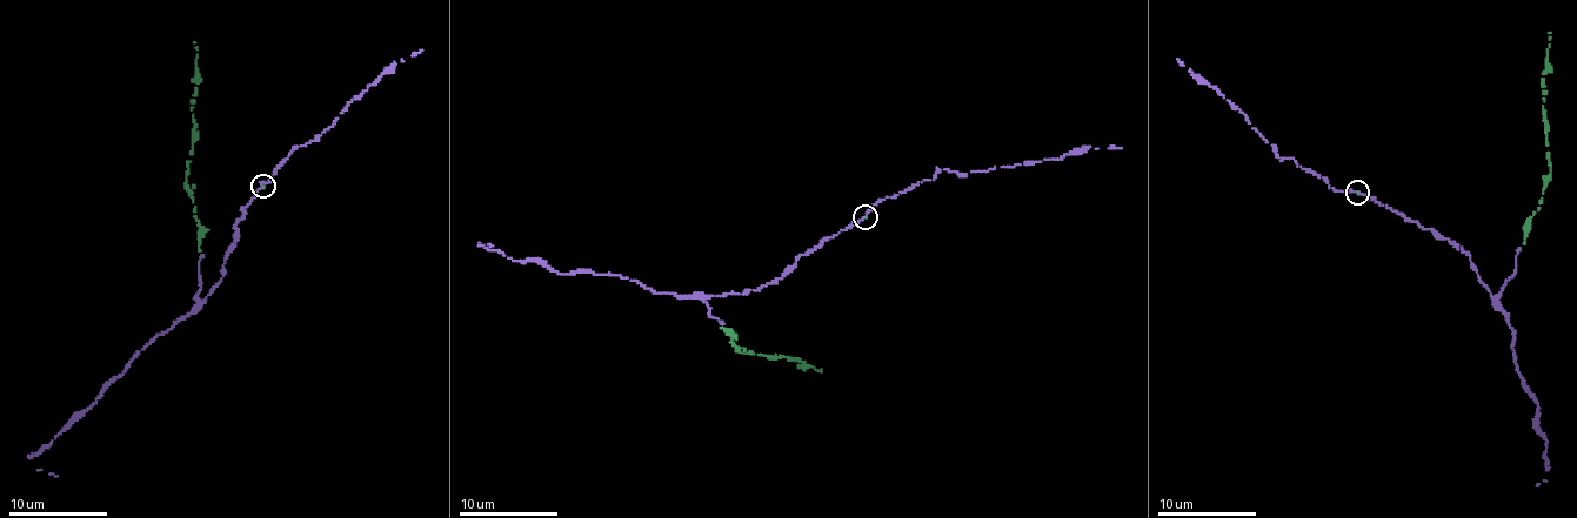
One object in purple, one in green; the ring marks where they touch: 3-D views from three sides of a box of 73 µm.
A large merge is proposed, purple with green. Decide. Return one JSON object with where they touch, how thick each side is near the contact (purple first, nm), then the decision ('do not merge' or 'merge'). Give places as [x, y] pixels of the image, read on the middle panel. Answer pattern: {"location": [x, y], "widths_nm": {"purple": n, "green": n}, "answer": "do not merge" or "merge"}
{"location": [866, 216], "widths_nm": {"purple": 200, "green": 70}, "answer": "merge"}

